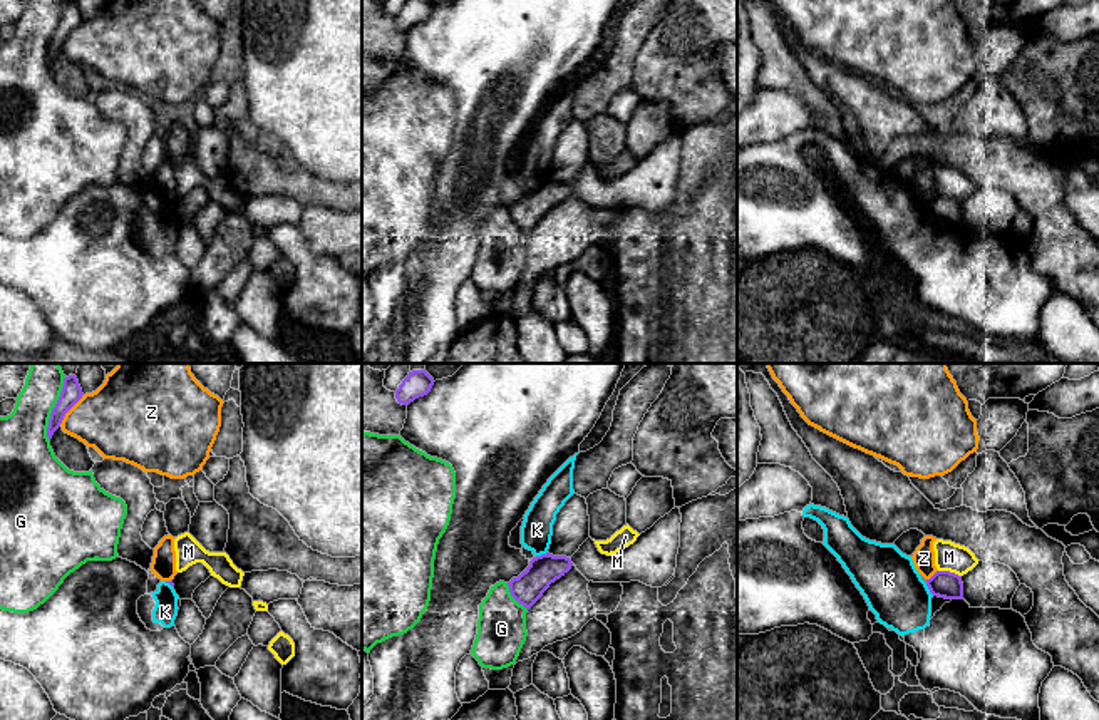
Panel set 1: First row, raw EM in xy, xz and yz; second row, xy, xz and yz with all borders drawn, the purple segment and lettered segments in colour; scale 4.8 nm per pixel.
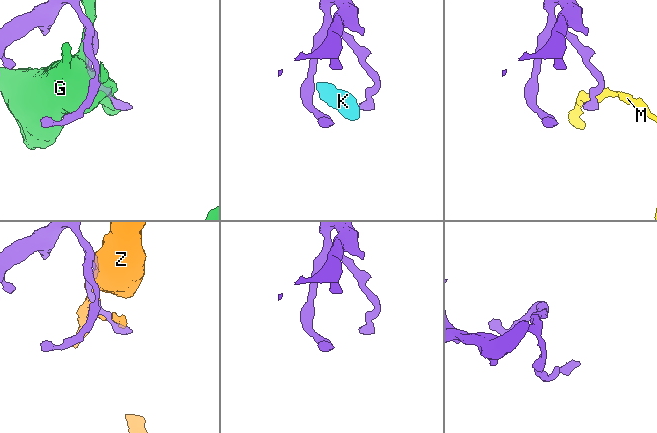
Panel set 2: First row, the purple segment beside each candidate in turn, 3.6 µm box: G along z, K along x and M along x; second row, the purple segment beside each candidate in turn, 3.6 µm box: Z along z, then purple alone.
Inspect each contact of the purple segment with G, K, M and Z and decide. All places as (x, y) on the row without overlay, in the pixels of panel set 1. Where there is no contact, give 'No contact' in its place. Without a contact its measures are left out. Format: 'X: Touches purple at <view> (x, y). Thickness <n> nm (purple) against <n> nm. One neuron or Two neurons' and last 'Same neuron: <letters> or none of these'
G: Touches purple at xy (52, 34). Thickness 100 nm (purple) against 240 nm. Two neurons
K: Touches purple at yz (928, 213). Thickness 130 nm (purple) against 280 nm. Two neurons
M: Touches purple at yz (949, 196). Thickness 130 nm (purple) against 140 nm. Two neurons
Z: Touches purple at xy (69, 34). Thickness 100 nm (purple) against 360 nm. Two neurons
Same neuron: none of these

